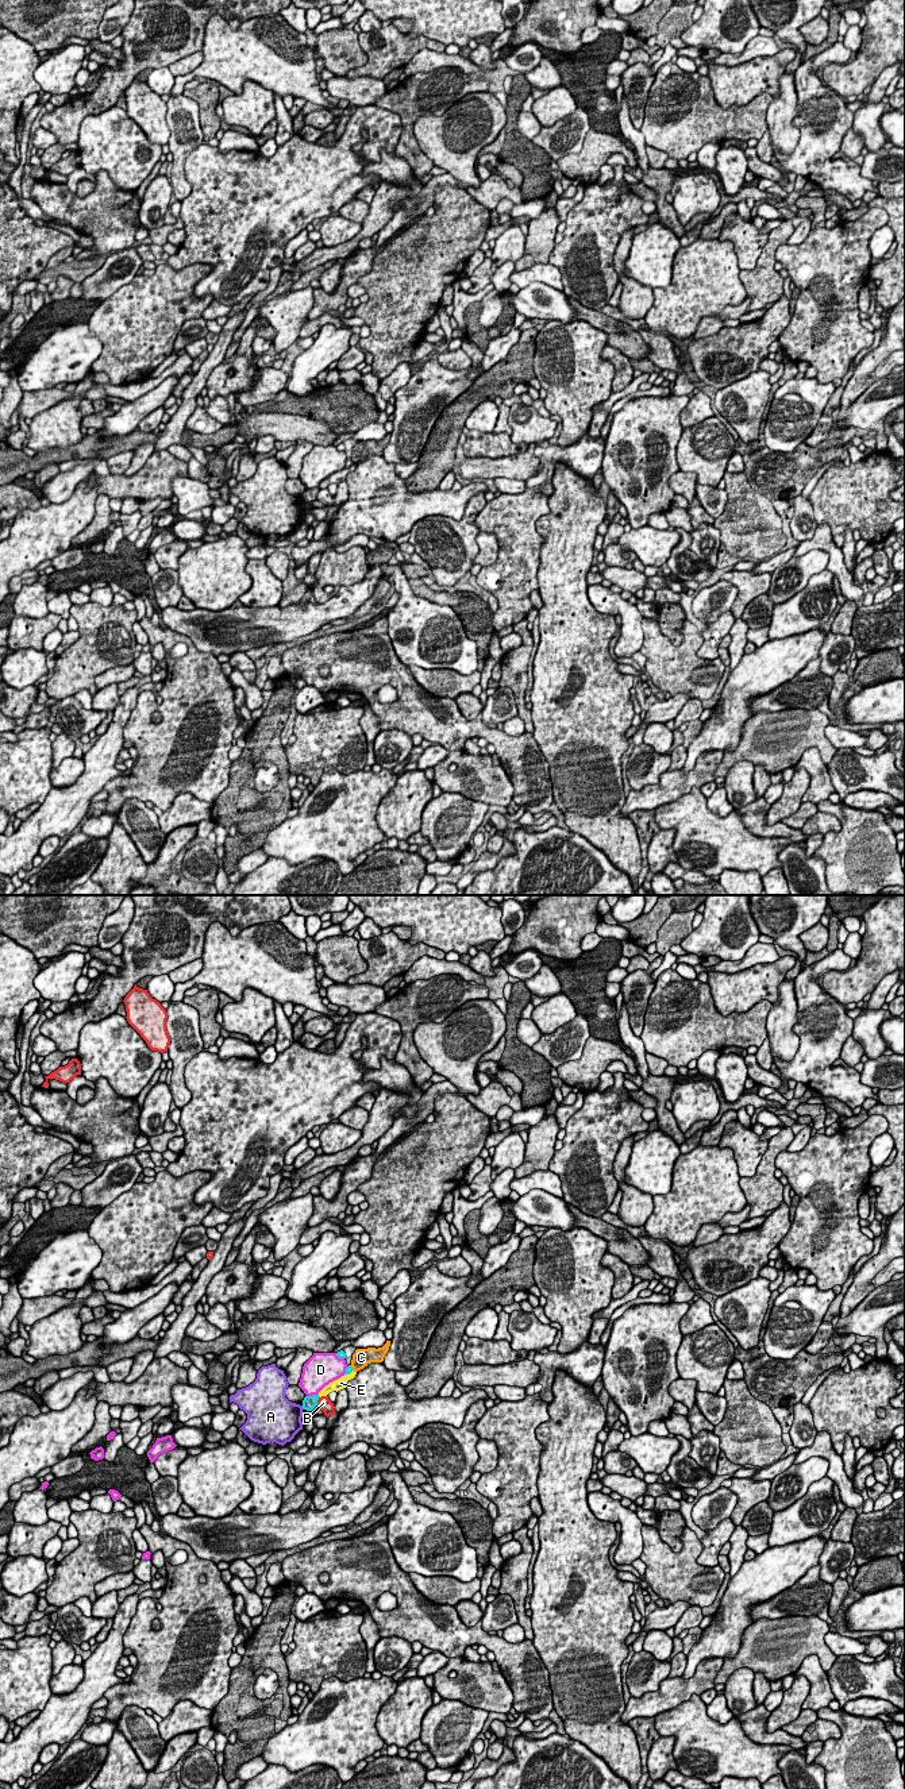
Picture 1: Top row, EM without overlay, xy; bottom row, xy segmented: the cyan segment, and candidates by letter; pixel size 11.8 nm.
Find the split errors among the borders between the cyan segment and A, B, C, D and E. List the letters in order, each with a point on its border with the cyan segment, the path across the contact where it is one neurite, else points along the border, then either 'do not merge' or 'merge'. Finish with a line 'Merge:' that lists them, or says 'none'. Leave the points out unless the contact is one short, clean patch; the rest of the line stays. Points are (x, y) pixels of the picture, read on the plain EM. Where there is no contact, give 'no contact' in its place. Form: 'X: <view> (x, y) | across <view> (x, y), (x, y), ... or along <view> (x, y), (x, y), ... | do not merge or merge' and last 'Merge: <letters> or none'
A: xy (303, 500) | do not merge
B: xy (318, 492) | do not merge
C: xy (351, 461) | along xy (350, 458), (353, 462) | do not merge
D: xy (312, 488) | do not merge
E: xy (318, 488) | do not merge
Merge: none

